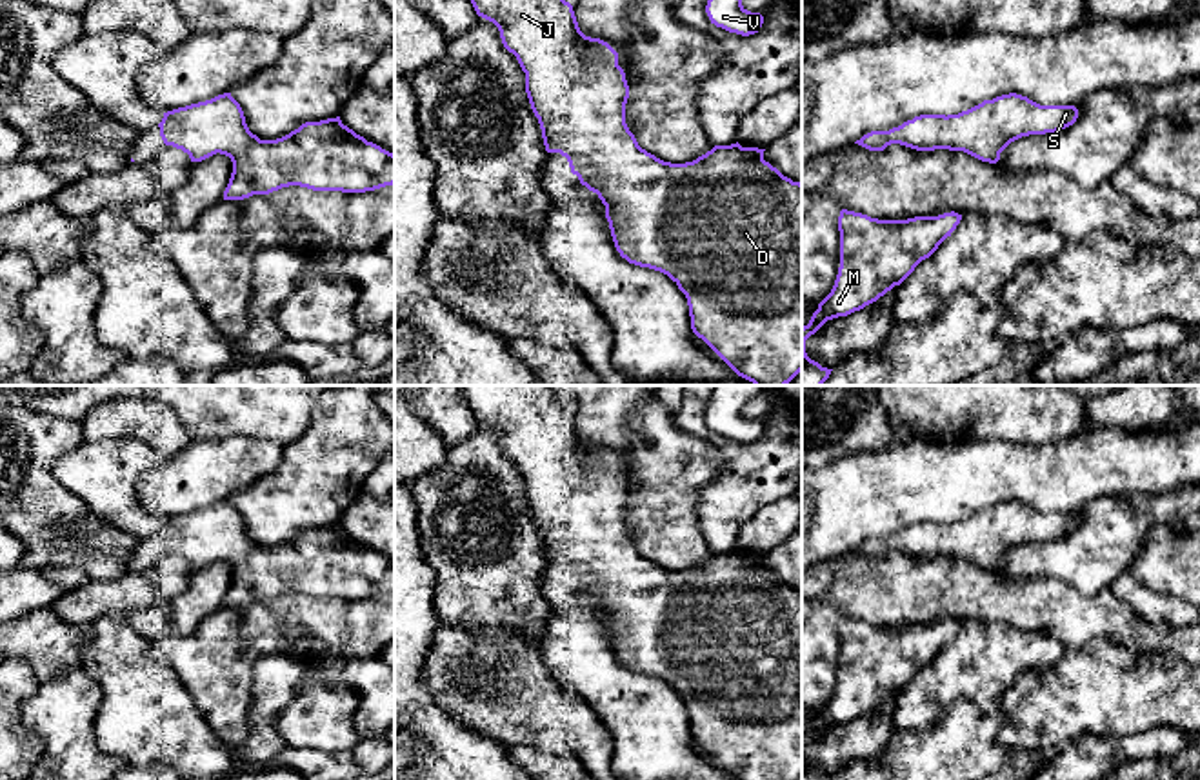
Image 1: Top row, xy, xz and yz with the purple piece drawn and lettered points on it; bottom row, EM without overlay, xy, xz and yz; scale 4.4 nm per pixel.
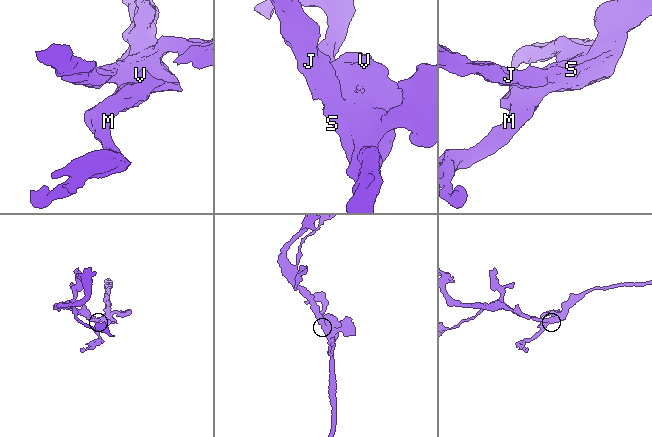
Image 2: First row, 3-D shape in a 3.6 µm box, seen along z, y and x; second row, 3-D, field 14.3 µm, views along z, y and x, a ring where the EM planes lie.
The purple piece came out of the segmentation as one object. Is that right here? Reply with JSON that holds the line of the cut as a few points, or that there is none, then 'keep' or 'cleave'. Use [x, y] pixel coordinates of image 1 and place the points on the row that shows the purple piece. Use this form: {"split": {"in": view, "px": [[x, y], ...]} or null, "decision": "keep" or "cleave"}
{"split": null, "decision": "keep"}

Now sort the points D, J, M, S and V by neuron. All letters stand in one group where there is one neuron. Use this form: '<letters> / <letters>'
D J M S V

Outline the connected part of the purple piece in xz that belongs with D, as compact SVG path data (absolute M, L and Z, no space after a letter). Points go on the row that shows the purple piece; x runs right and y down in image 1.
M471 0L493 22L525 73L525 93L547 153L567 158L580 184L605 205L616 251L629 264L667 275L685 295L693 333L738 376L755 385L787 385L802 371L802 184L764 160L758 147L715 145L693 162L671 164L642 149L625 124L629 85L618 53L585 36L565 0Z

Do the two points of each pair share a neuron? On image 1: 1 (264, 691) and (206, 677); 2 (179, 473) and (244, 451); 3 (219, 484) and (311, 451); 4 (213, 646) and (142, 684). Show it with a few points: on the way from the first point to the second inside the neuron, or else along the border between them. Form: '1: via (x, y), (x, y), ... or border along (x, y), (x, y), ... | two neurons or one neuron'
1: border along (277, 653), (268, 653), (255, 662), (246, 730) | two neurons
2: via (195, 473), (228, 466) | one neuron
3: border along (284, 448), (282, 460), (268, 475), (244, 488) | two neurons
4: border along (157, 644), (197, 704) | two neurons

